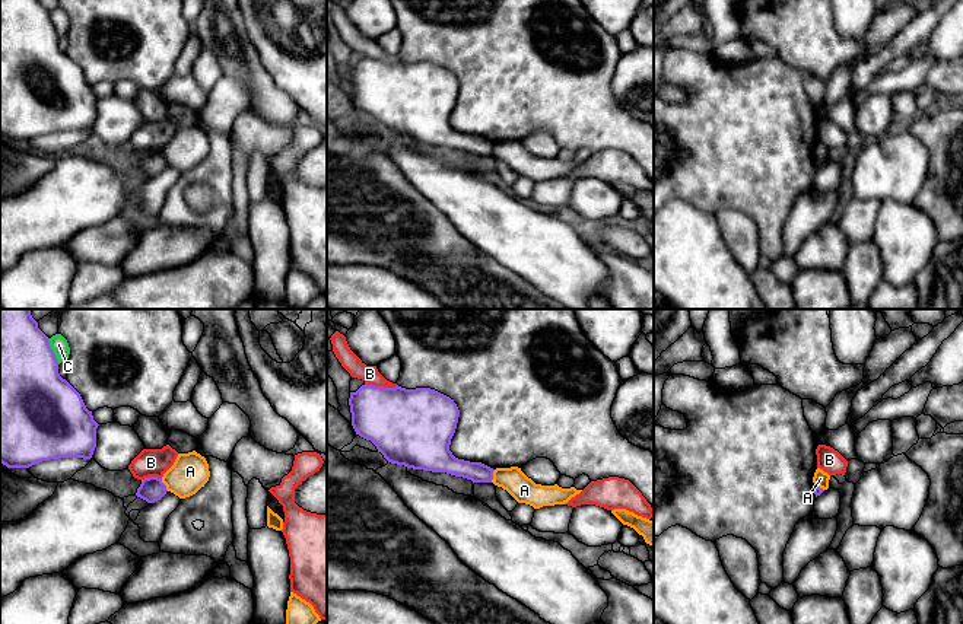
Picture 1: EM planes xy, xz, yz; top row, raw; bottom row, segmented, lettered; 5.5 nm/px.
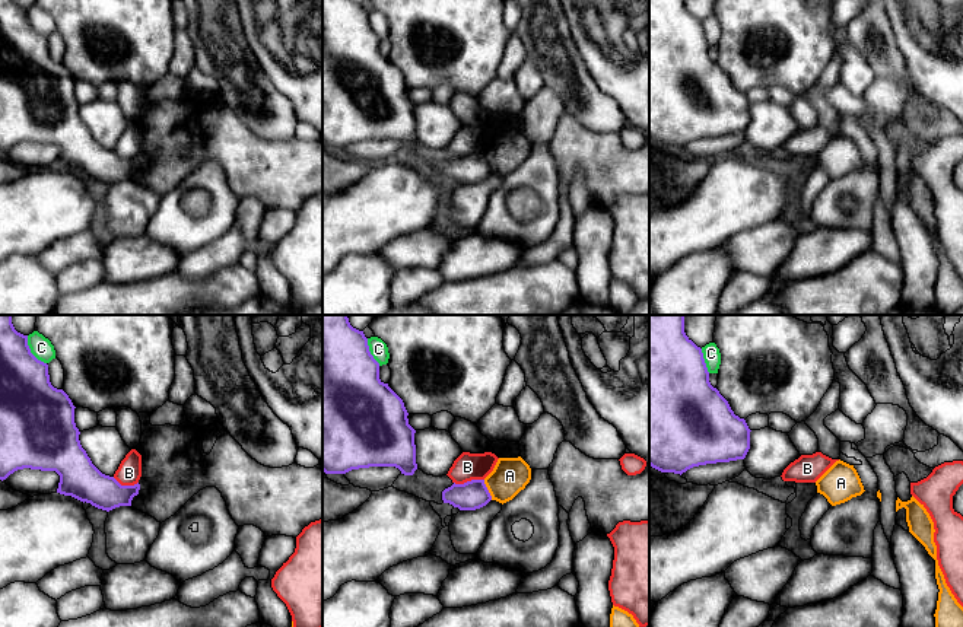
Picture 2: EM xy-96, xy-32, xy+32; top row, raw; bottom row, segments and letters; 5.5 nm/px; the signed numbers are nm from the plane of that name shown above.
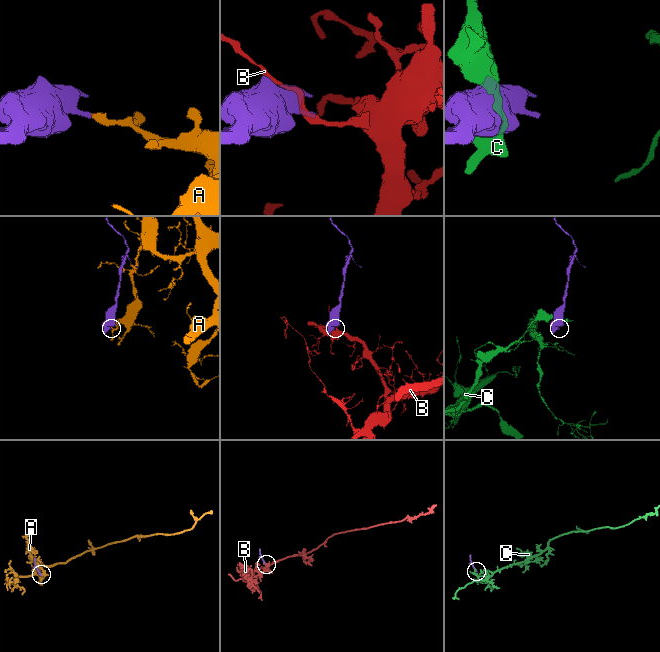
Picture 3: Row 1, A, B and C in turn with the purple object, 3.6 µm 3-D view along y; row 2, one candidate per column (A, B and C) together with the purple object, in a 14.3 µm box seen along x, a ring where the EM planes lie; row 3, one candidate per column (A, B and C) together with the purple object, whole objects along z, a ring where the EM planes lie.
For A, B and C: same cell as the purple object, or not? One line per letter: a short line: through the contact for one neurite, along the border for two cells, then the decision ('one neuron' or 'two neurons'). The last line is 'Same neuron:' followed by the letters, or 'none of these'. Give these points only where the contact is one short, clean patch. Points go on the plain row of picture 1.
A: line xy (161, 152), (168, 164); two neurons
B: two neurons
C: two neurons
Same neuron: none of these

